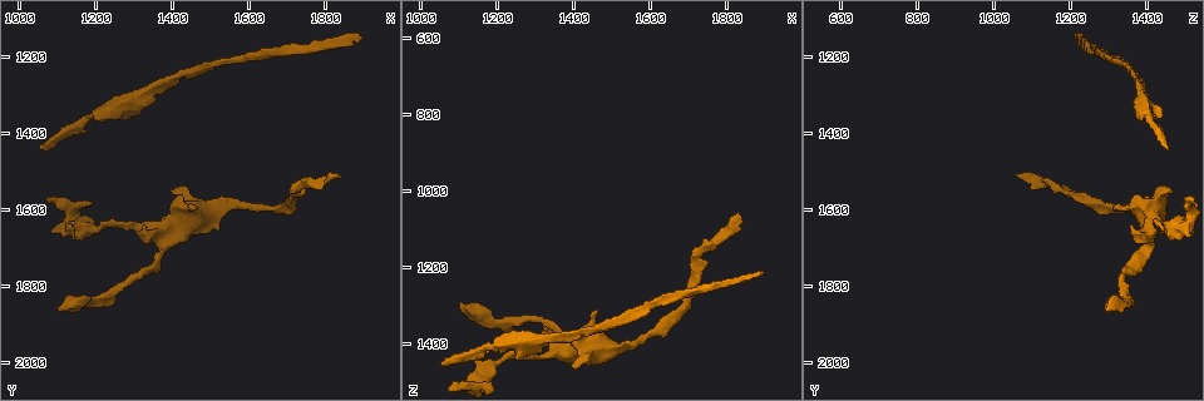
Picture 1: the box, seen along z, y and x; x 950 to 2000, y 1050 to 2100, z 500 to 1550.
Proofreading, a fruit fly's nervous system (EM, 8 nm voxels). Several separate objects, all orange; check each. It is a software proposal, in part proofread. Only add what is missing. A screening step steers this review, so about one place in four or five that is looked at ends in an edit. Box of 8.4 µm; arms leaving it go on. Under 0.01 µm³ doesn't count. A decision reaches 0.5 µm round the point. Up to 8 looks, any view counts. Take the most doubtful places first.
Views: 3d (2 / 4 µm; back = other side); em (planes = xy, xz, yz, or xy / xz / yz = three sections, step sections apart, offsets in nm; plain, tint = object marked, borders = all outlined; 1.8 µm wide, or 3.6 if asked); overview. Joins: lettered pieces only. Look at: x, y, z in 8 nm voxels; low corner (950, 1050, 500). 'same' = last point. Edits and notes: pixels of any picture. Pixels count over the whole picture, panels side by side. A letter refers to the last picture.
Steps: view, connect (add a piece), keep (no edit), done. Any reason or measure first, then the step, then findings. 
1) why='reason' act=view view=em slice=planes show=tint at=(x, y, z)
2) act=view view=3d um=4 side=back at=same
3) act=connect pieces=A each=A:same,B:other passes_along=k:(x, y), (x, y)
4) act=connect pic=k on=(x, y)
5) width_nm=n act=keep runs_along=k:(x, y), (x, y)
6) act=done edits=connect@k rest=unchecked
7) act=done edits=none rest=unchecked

why='free end' act=view view=em slice=xy step=16 show=borders at=(1890, 1145, 1215)

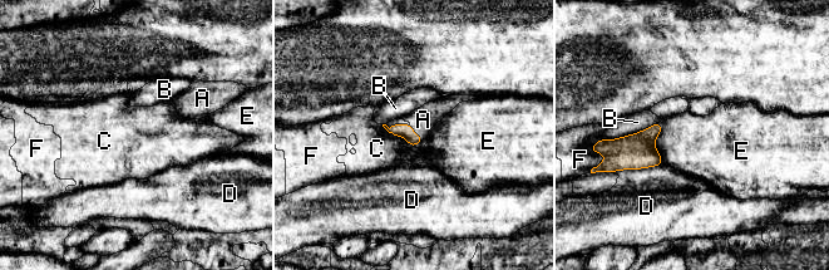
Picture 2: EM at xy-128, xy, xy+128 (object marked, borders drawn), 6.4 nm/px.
act=connect pic=2 on=(423, 119) each=A:same,B:other,C:other,D:other,E:other,F:other passes_along=2:(405, 131), (419, 137), (423, 119) found='the cell continues'

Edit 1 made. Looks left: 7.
why='free end' act=view view=em slice=planes show=borders at=(1055, 1440, 1455)

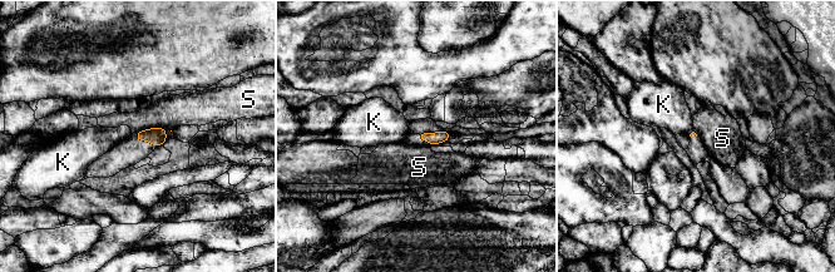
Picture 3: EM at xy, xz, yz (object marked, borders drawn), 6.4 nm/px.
longest_contact=S:200nm act=keep each=K:other,S:other border=3:(167, 129), (146, 128), (136, 133) found='none of them fits'

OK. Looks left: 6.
act=view view=em slice=yz step=8 show=borders at=(1325, 1645, 1365)

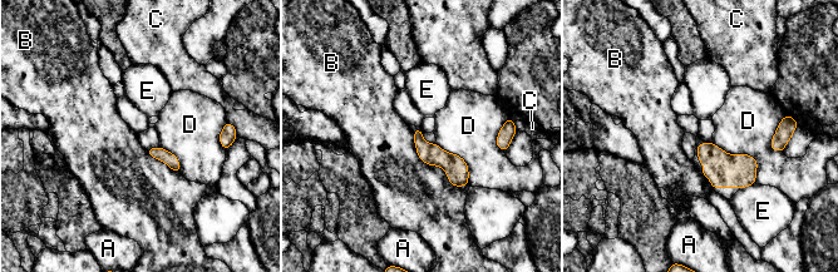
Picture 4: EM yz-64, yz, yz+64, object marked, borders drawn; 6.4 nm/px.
act=keep each=A:other,B:other,C:other,D:other,E:other runs_along=4:(418, 133), (418, 139), (466, 182) found='none of them fits'

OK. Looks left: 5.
act=done edits=connect@2 rest=unchecked

